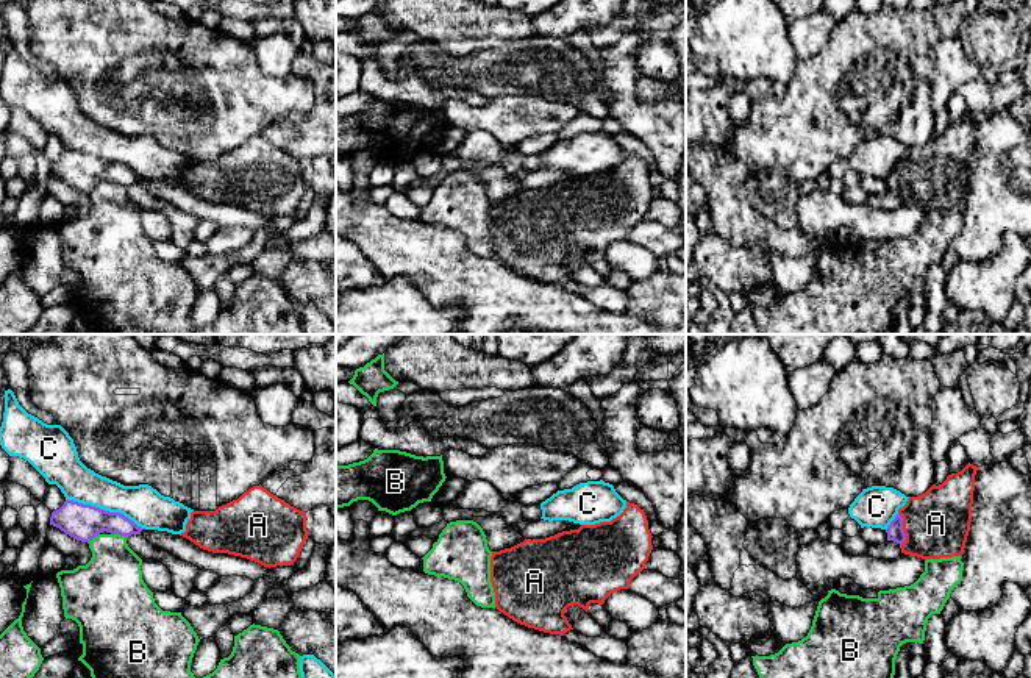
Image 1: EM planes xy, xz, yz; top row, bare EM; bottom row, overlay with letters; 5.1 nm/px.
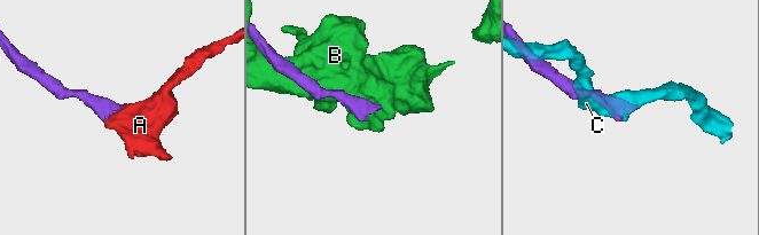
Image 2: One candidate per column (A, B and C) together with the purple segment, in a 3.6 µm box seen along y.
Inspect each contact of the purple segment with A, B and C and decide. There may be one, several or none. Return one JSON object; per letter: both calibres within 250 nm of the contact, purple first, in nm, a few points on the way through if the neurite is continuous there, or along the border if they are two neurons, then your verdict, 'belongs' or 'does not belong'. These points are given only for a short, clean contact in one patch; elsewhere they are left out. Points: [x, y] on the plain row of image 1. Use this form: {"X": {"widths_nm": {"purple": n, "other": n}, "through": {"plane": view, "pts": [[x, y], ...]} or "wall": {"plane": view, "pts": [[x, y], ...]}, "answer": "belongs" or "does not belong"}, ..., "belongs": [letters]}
{"A": {"widths_nm": {"purple": 90, "other": 340}, "through": {"plane": "yz", "pts": [[895, 181], [903, 180], [936, 174]]}, "answer": "belongs"}, "B": {"widths_nm": {"purple": 190, "other": 300}, "answer": "does not belong"}, "C": {"widths_nm": {"purple": 190, "other": 200}, "answer": "does not belong"}, "belongs": ["A"]}

